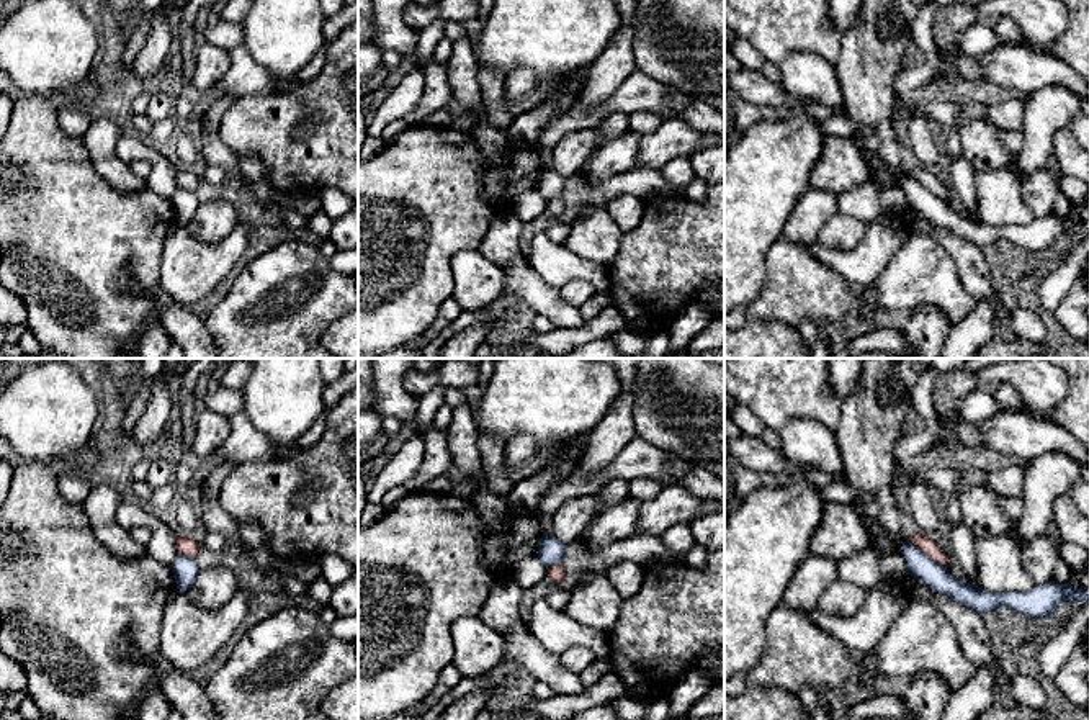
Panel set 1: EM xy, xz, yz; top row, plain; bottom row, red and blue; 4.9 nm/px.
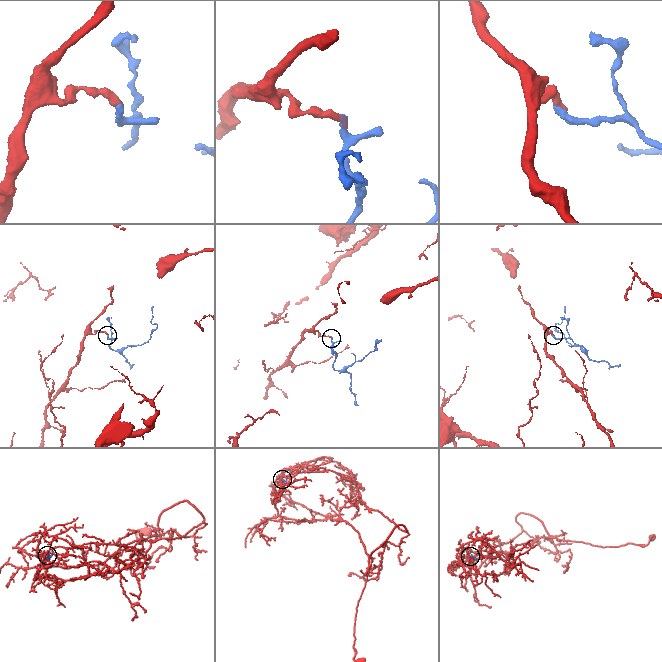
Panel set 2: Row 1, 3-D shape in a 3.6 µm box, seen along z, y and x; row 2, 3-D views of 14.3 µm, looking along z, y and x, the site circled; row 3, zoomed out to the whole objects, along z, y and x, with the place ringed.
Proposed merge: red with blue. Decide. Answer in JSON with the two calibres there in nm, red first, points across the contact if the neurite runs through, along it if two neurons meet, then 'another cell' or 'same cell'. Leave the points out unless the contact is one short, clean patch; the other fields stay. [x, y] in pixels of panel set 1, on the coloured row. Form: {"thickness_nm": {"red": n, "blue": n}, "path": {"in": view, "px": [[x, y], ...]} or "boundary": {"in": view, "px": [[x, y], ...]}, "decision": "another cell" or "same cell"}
{"thickness_nm": {"red": 80, "blue": 130}, "boundary": {"in": "yz", "px": [[906, 540], [944, 565]]}, "decision": "another cell"}

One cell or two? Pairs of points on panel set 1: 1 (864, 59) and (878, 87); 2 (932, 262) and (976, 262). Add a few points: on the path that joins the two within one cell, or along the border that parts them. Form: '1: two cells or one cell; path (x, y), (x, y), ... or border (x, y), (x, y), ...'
1: one cell; path (867, 66), (867, 76), (872, 80)
2: two cells; border (929, 234), (949, 254), (959, 282), (972, 296)

